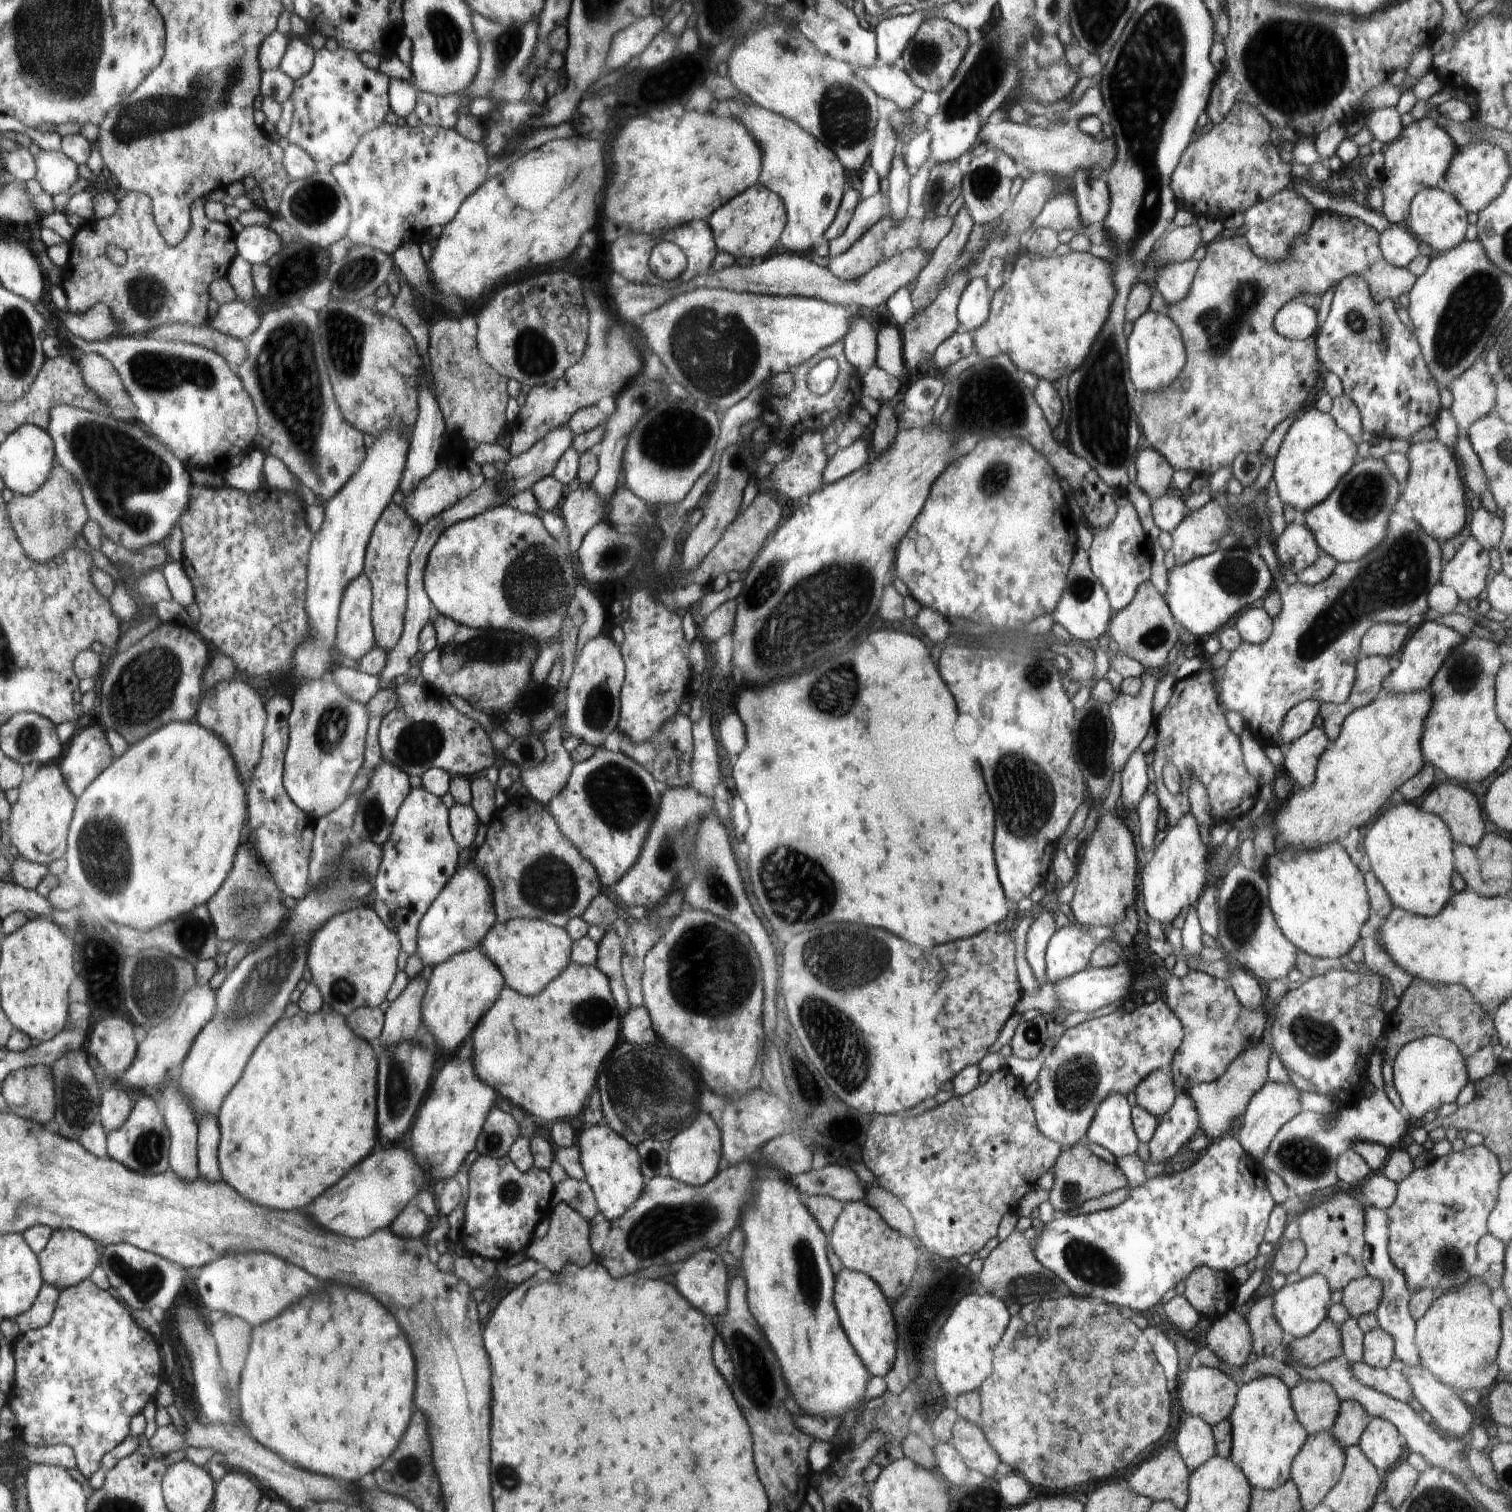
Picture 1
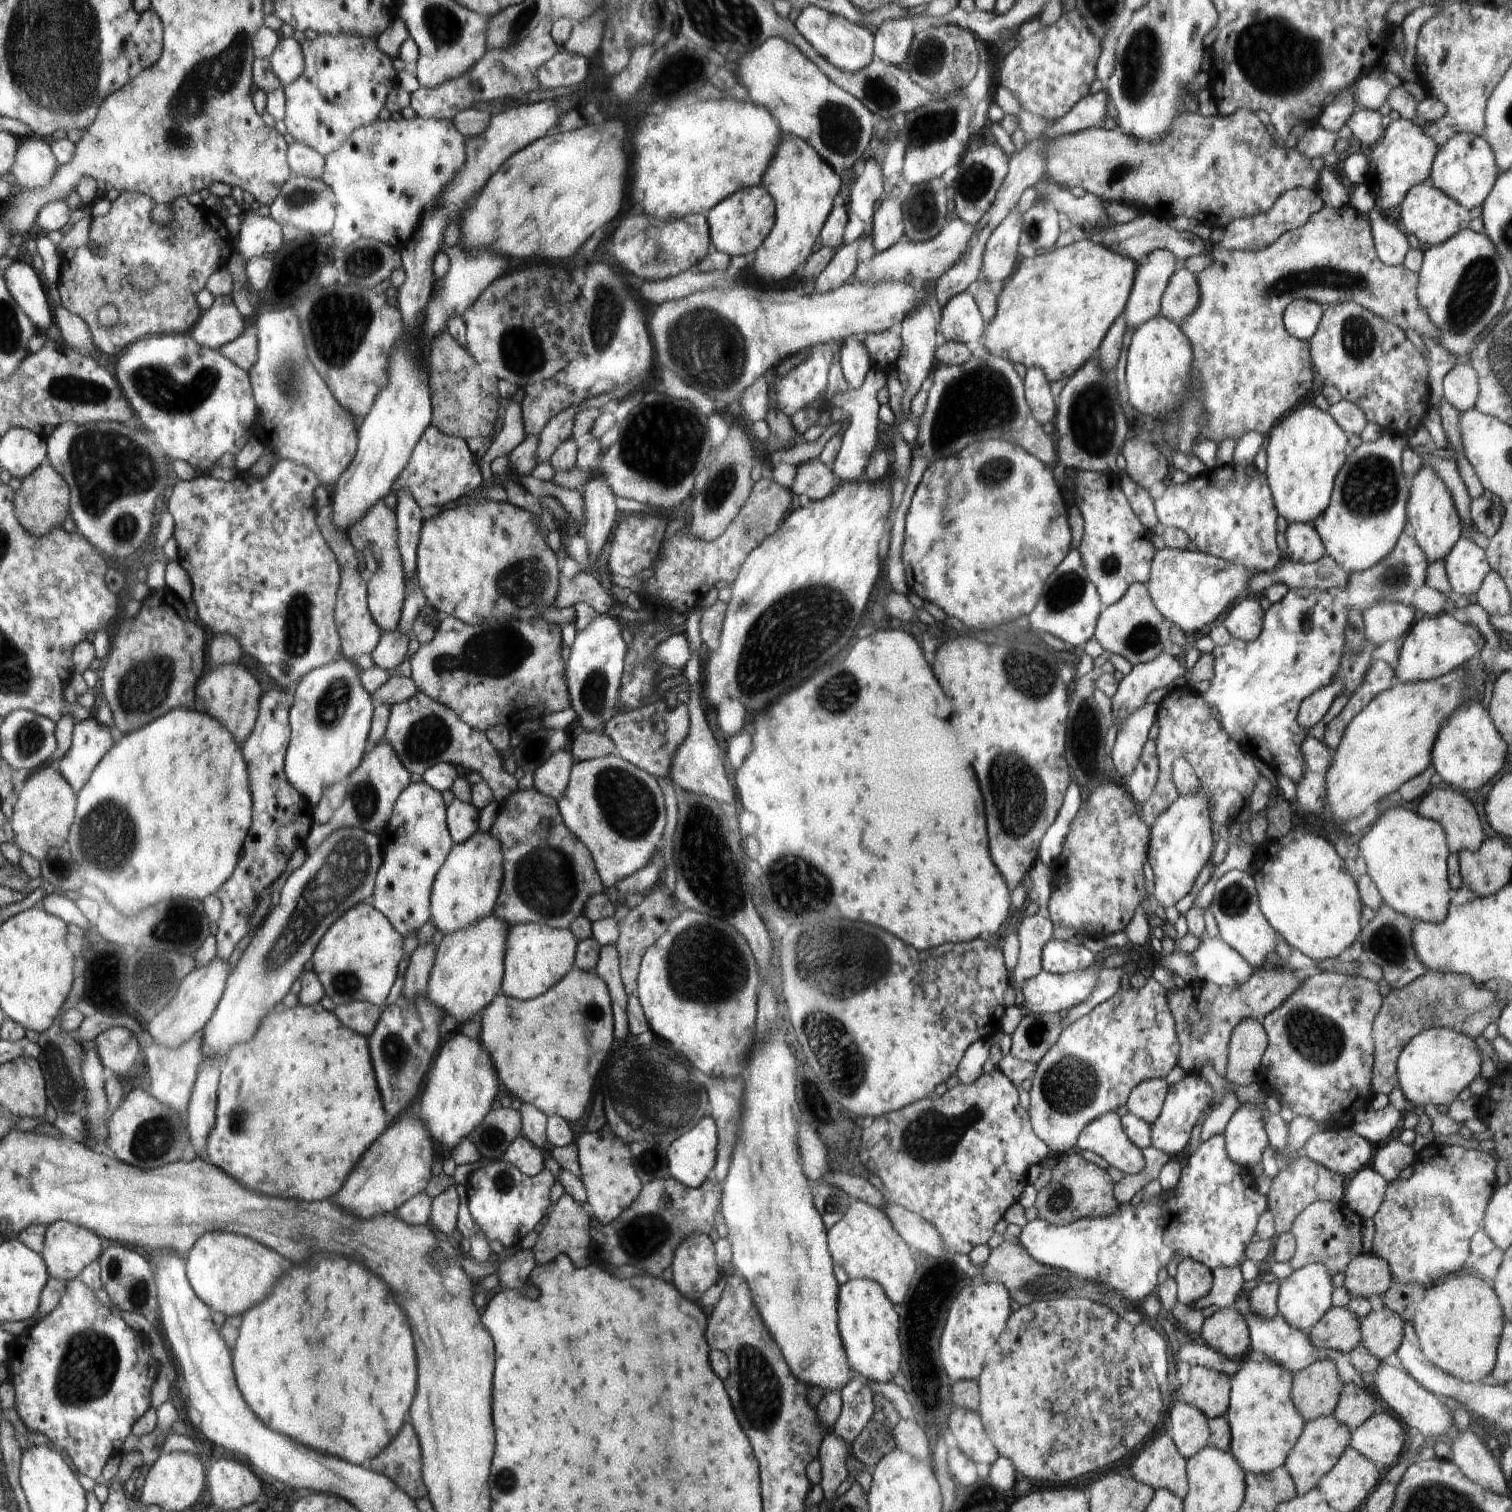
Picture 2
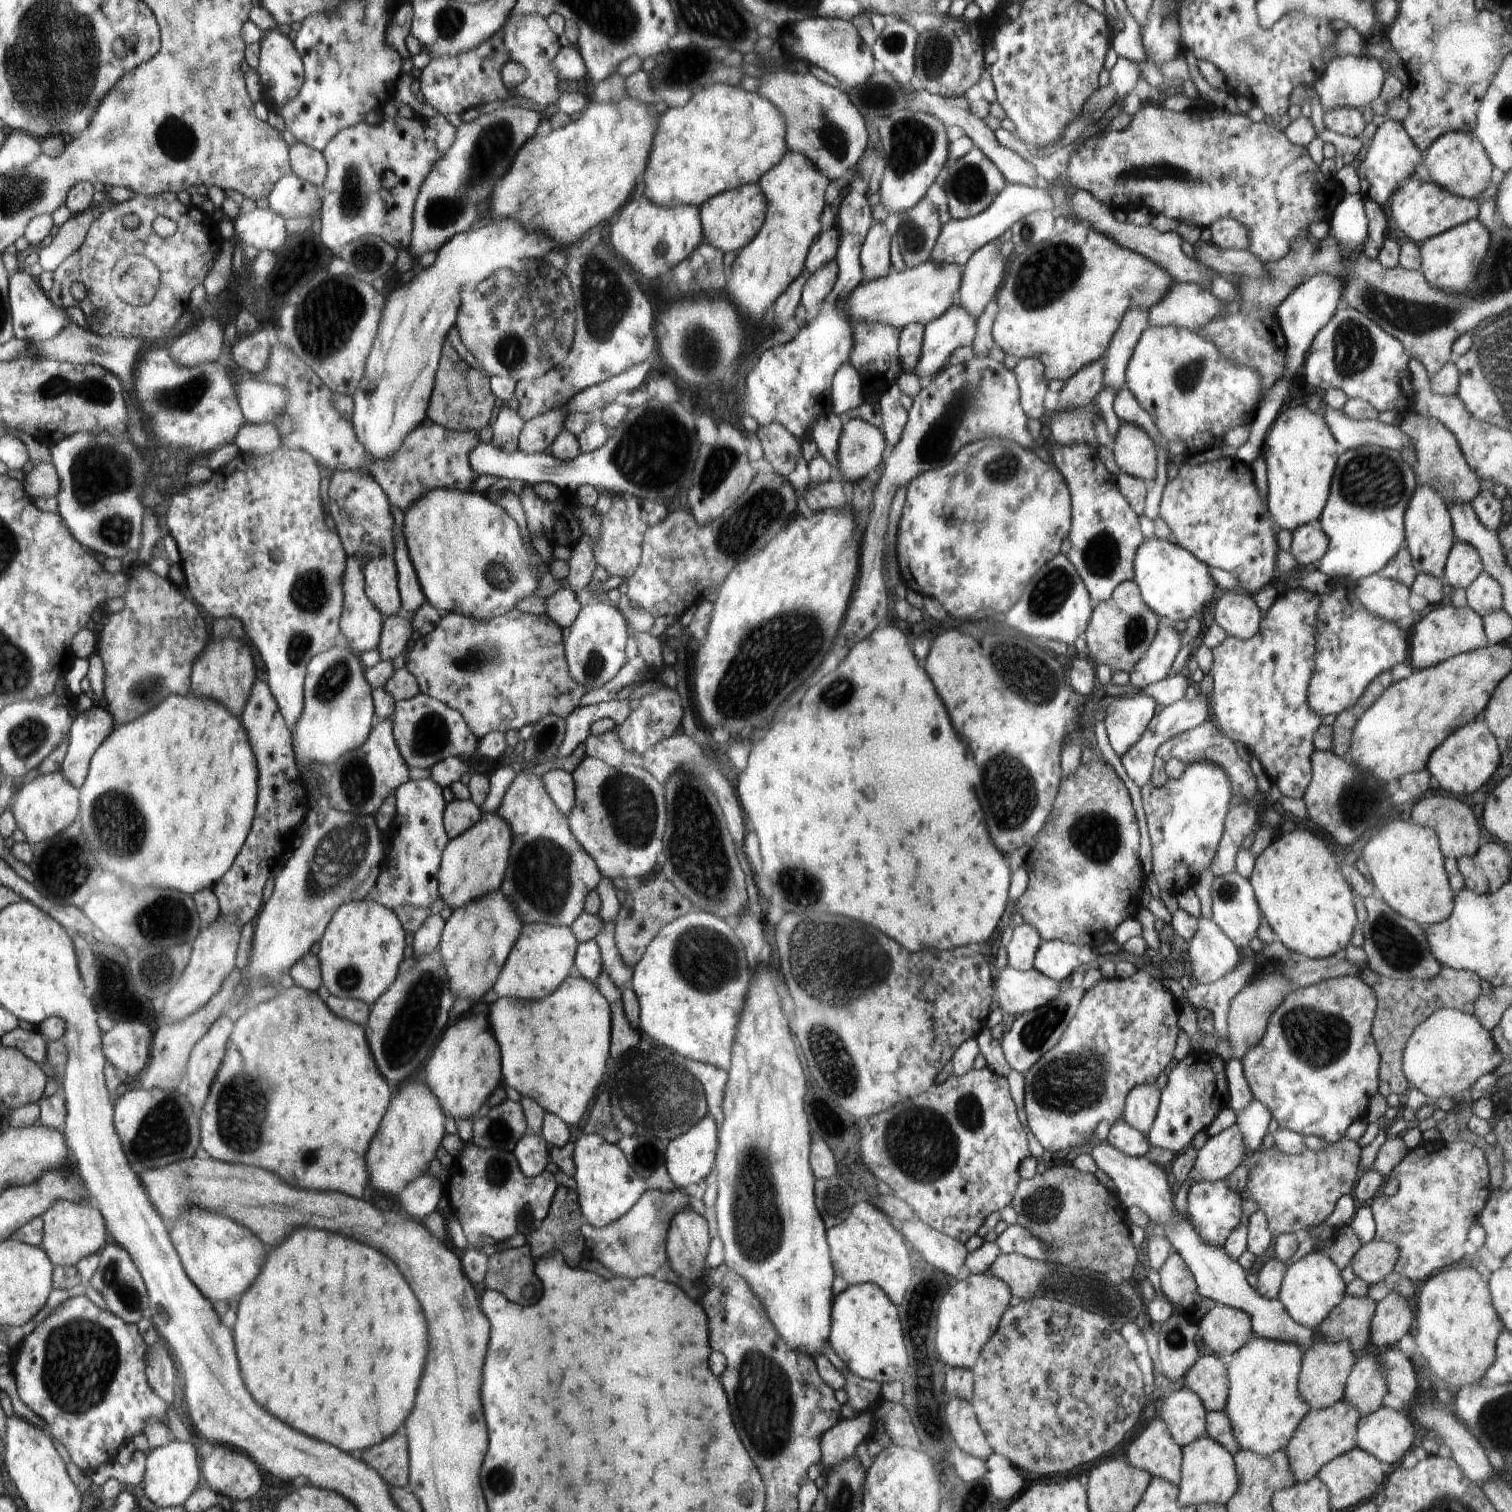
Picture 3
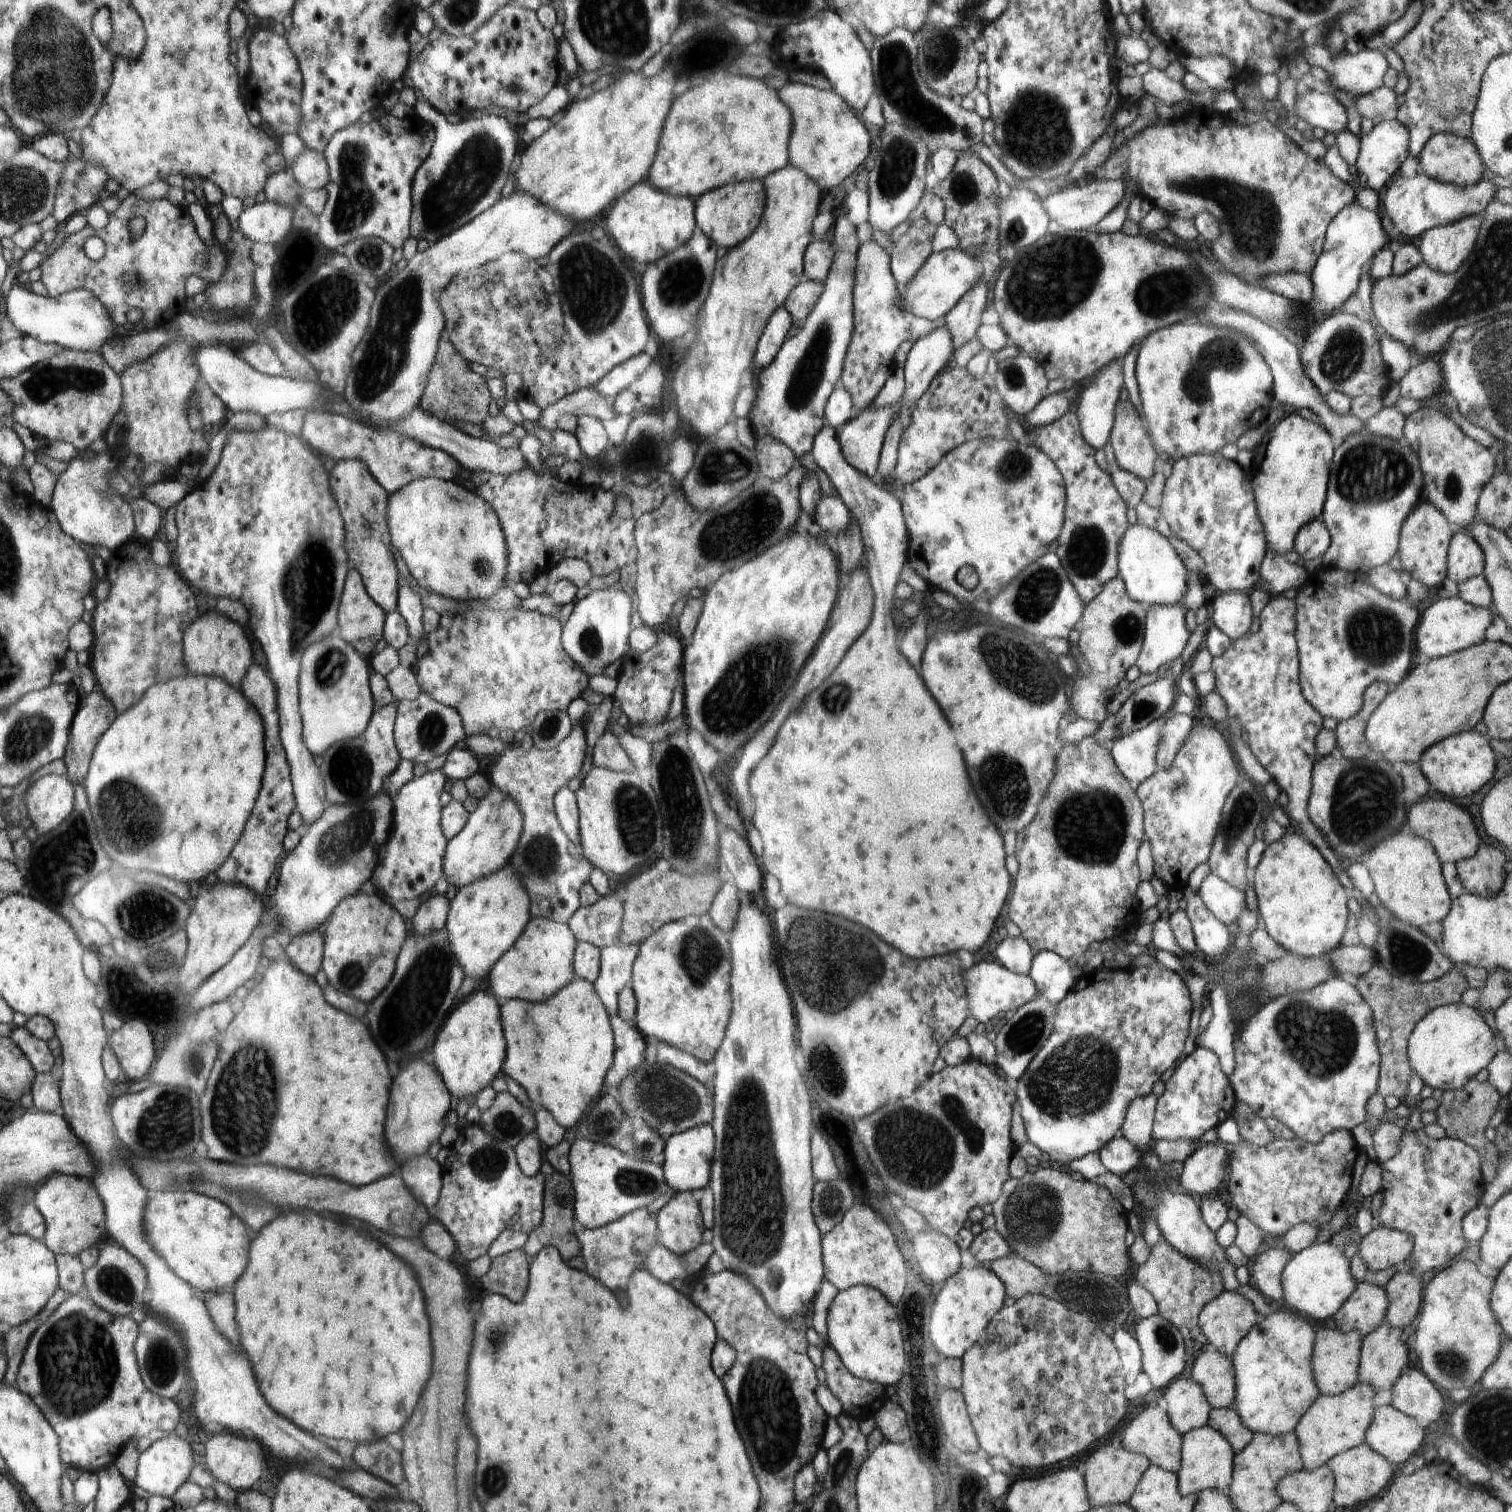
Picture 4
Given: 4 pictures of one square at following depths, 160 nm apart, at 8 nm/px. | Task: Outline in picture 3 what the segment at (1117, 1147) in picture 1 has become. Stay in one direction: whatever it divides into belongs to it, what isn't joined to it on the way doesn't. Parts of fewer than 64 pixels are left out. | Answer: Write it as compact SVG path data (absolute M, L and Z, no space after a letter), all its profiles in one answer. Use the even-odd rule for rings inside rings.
M1106 1139L1097 1145L1094 1144L1090 1156L1097 1168L1106 1172L1114 1182L1120 1202L1125 1207L1142 1208L1148 1214L1149 1220L1156 1222L1156 1228L1170 1241L1172 1251L1178 1253L1192 1271L1198 1292L1203 1297L1212 1299L1216 1304L1222 1303L1245 1312L1250 1317L1253 1334L1256 1337L1281 1343L1295 1343L1304 1351L1313 1345L1312 1329L1294 1322L1277 1298L1274 1300L1264 1298L1256 1289L1250 1287L1246 1281L1247 1273L1238 1262L1228 1257L1223 1248L1202 1242L1188 1214L1182 1218L1176 1215L1174 1199L1170 1193L1171 1186L1166 1181L1166 1168L1159 1167L1148 1160L1147 1156L1135 1157L1121 1152L1120 1149L1109 1145Z

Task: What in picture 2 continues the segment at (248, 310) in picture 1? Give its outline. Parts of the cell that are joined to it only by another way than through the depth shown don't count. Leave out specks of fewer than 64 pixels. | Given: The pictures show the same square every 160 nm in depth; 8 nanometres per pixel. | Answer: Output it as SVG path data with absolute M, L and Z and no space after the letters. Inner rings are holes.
M231 295L217 296L190 335L200 346L220 350L246 332L244 319Z

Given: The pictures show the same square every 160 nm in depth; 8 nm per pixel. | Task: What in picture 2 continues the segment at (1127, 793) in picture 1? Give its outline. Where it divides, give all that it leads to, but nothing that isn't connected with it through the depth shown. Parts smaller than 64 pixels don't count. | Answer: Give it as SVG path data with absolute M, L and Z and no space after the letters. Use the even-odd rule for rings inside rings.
M1148 703L1137 710L1123 728L1117 732L1112 748L1112 760L1117 772L1128 778L1140 762L1144 745L1148 740L1148 731L1156 720L1157 705Z

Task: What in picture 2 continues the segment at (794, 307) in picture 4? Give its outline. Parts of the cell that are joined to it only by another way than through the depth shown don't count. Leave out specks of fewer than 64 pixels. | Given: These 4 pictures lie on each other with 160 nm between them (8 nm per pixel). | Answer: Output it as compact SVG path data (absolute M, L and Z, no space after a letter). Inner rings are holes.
M861 235L857 238L855 244L849 243L844 247L838 248L828 266L818 275L815 285L816 293L834 290L852 278L858 265L857 249L864 241L865 238Z

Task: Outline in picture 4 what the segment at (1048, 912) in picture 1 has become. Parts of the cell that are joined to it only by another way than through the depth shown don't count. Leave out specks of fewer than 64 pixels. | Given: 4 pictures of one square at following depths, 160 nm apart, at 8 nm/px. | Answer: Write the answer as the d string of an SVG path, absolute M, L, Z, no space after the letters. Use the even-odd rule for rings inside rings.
M1019 935L1002 939L996 948L995 960L1009 971L1028 975L1034 955L1030 943Z

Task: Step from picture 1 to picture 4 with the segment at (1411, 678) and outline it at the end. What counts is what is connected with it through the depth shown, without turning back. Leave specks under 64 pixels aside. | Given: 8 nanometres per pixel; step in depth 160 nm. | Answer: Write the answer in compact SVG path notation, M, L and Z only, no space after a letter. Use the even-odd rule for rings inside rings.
M1460 597L1435 598L1416 626L1415 647L1420 656L1428 656L1426 659L1429 660L1479 645L1485 640L1485 632L1491 620L1492 615L1487 608L1474 606Z

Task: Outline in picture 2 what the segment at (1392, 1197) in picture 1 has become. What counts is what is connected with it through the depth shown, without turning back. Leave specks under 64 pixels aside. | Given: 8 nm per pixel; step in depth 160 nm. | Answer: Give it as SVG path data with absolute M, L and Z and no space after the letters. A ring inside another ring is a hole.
M1371 1166L1361 1168L1354 1174L1354 1177L1350 1179L1350 1185L1345 1189L1342 1201L1350 1207L1352 1212L1361 1216L1363 1220L1373 1218L1373 1216L1377 1213L1377 1210L1381 1208L1382 1203L1384 1202L1388 1183L1389 1182Z

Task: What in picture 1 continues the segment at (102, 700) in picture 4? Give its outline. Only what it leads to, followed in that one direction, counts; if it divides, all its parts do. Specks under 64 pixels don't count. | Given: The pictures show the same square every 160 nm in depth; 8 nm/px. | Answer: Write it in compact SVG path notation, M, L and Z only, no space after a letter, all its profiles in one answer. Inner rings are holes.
M84 725L79 728L68 743L68 750L62 756L58 765L62 768L62 773L68 788L74 795L74 798L80 798L88 785L112 764L112 750L108 746L106 734L98 725Z

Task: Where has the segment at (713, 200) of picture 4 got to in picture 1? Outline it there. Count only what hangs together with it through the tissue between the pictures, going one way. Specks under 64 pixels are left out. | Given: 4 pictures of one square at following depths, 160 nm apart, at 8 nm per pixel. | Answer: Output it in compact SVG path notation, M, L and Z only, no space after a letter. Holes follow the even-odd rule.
M760 184L752 186L752 190L746 190L740 198L732 198L728 206L716 210L716 214L712 214L712 218L707 221L715 233L716 246L723 253L731 254L734 258L746 256L763 260L779 250L779 240L786 226L787 214L782 200Z

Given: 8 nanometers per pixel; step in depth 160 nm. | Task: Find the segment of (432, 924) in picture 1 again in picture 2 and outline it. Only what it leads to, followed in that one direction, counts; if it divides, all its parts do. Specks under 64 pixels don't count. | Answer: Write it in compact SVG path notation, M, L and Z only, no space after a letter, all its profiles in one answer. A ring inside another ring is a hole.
M476 832L466 842L453 846L444 861L438 876L435 878L435 888L432 893L431 921L436 929L444 935L454 931L473 927L486 917L494 914L502 890L504 860L502 846L499 840L489 832Z

